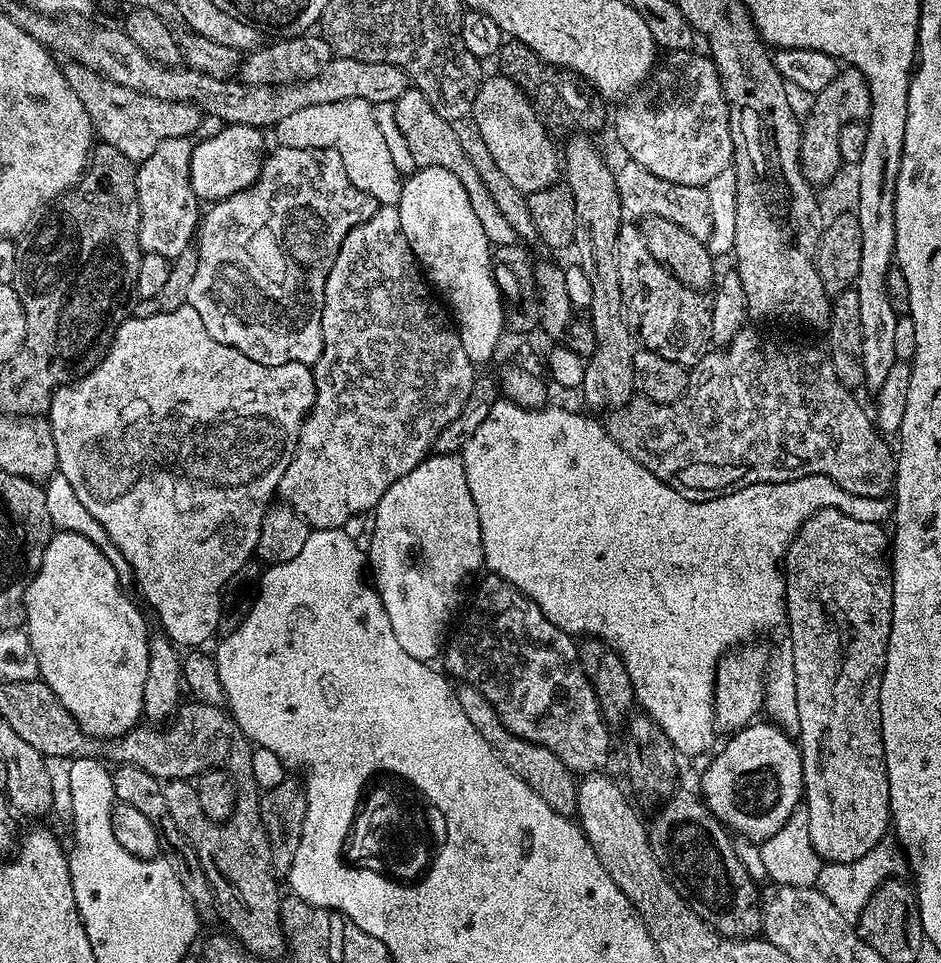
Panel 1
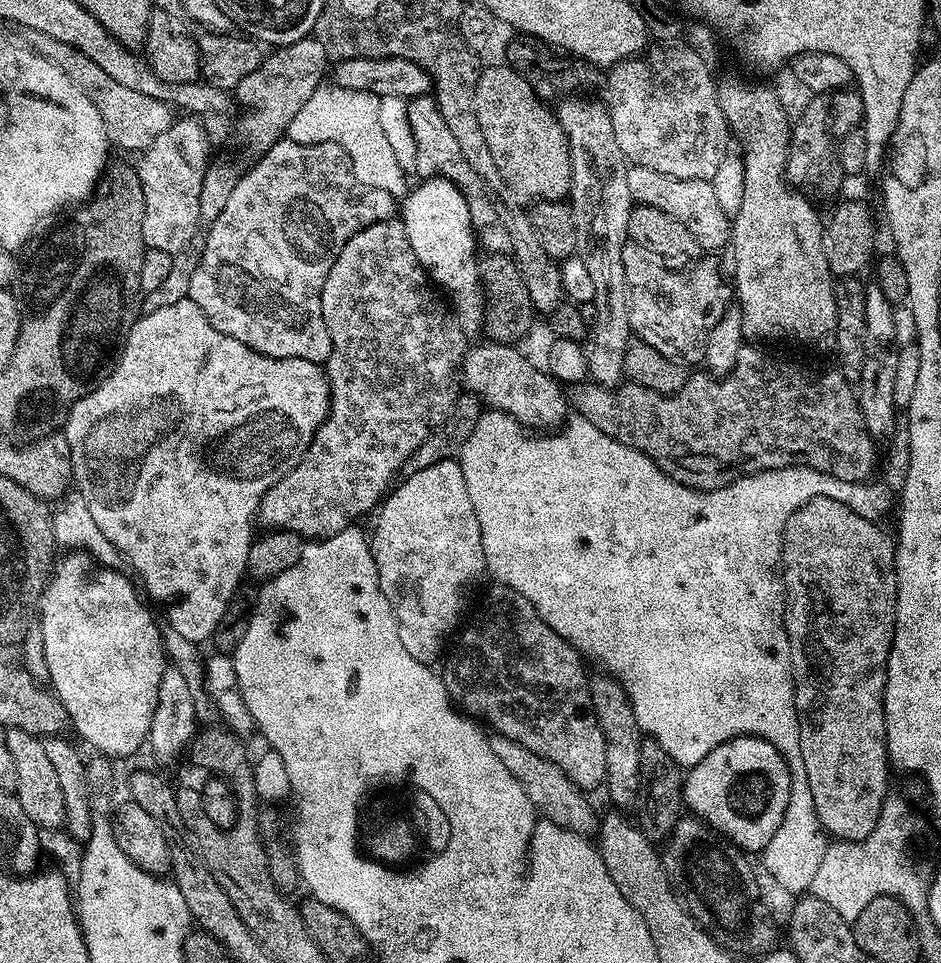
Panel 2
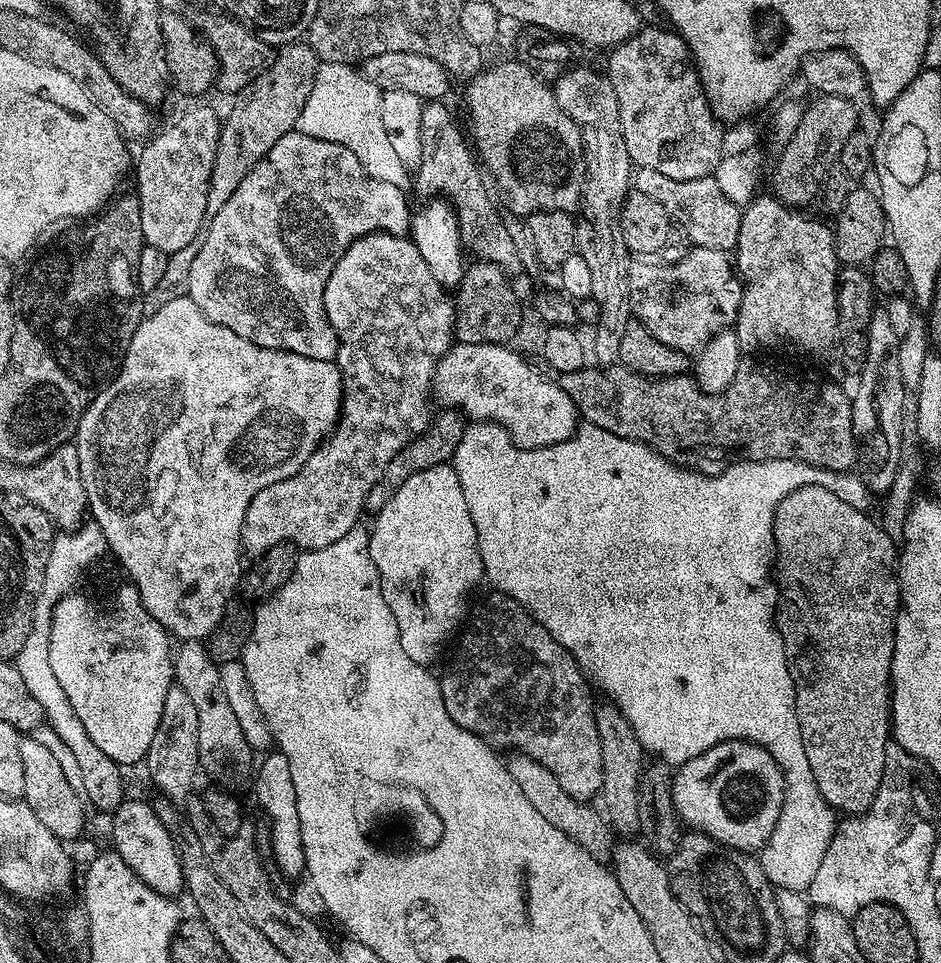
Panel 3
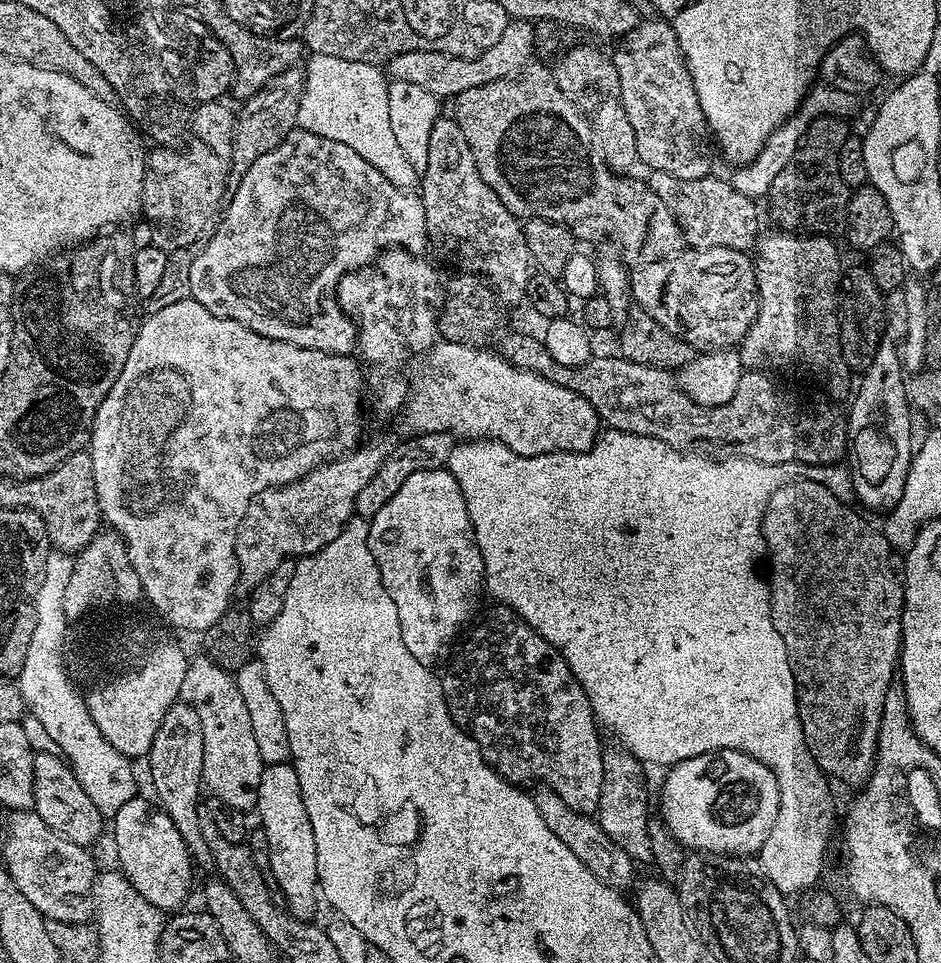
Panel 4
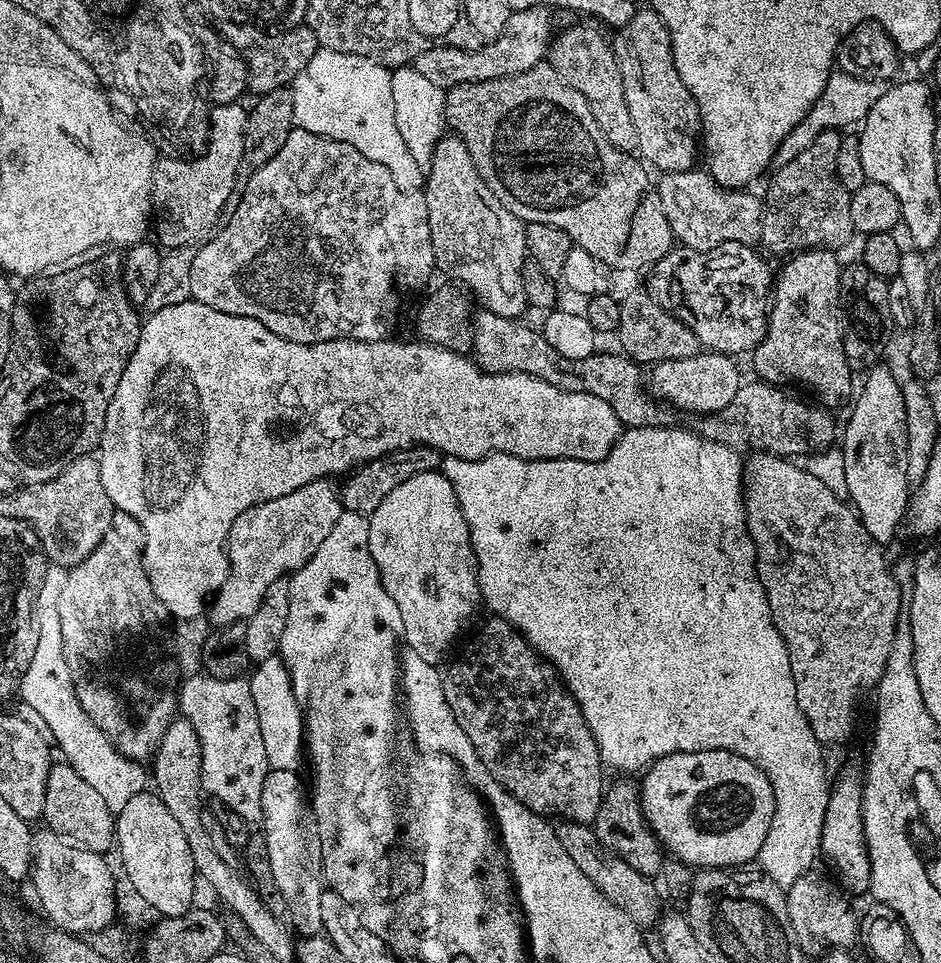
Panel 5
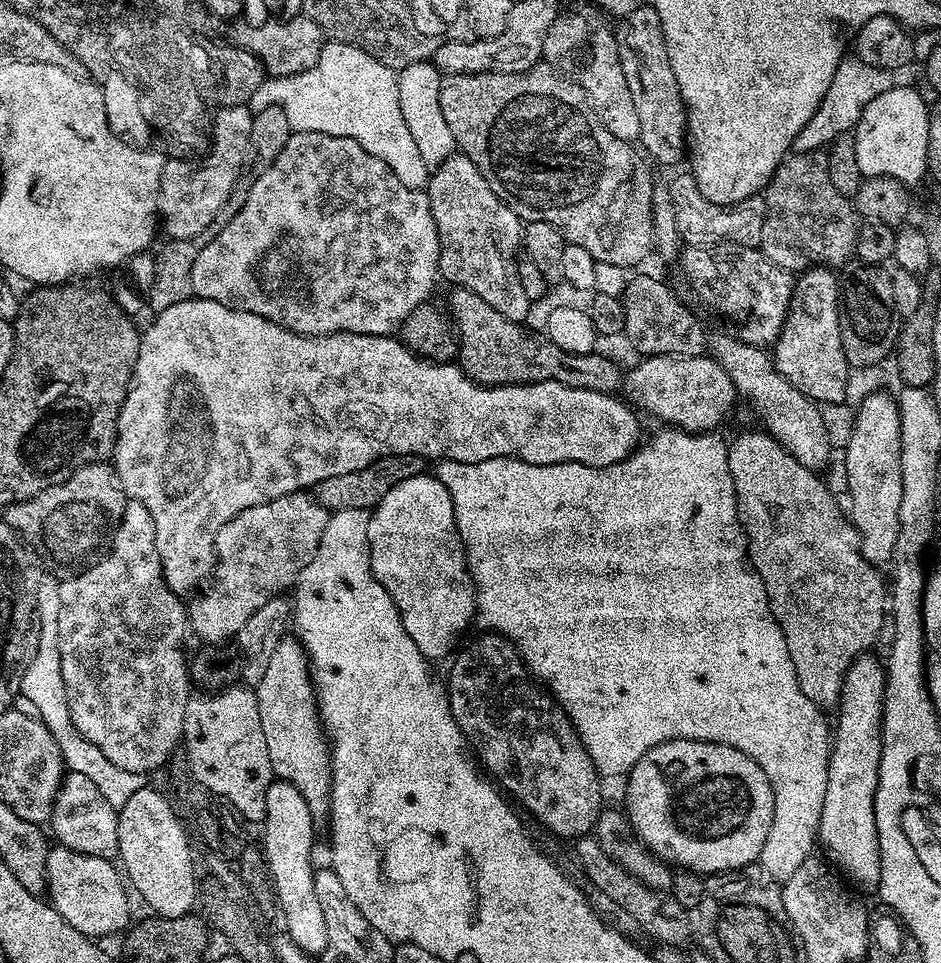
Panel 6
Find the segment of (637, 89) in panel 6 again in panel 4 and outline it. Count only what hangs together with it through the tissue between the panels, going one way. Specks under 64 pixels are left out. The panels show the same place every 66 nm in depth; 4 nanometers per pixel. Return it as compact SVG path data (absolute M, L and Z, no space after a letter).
M644 18L625 36L619 37L617 44L620 45L617 46L616 53L611 53L610 59L618 70L618 82L626 118L630 118L630 126L634 126L634 142L639 163L645 164L645 169L674 174L674 178L683 180L697 180L709 175L713 171L714 148L710 143L706 114L702 114L702 106L698 102L698 94L690 78L690 70L684 64L684 55L678 46L674 30L665 20Z

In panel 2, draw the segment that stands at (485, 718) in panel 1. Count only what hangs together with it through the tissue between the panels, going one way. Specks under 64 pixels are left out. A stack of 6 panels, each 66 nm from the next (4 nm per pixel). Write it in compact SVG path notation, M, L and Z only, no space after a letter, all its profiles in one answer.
M499 734L491 737L490 747L492 753L498 754L500 763L506 766L509 777L515 780L522 790L526 790L533 808L538 809L541 816L585 838L591 837L597 831L598 815L596 816L595 810L592 809L591 802L584 797L587 795L577 784L570 782L570 778L566 778L566 774L557 764L542 759L538 754L534 754L534 750L526 750L526 746Z

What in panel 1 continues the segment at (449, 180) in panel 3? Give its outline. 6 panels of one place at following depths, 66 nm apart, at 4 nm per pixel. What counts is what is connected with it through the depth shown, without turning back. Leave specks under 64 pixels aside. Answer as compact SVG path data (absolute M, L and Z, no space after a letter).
M410 86L394 101L392 109L394 118L398 122L398 130L402 130L402 138L406 138L406 146L410 146L410 154L414 154L414 162L417 166L421 168L442 166L450 170L450 174L454 174L458 182L462 182L466 194L470 194L470 206L474 209L478 223L482 225L482 230L486 230L488 243L493 246L517 243L518 237L514 226L506 222L502 210L498 210L494 198L490 198L490 190L486 190L482 178L478 178L478 170L474 170L470 158L466 158L466 153L462 151L462 145L454 135L454 130L450 130L450 126L442 122L442 118L434 110L434 106L430 106L428 99L417 88Z

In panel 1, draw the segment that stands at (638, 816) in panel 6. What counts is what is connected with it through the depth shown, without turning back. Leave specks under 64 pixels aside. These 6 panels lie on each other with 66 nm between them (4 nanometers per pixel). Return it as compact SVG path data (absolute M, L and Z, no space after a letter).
M753 722L746 728L727 737L728 745L713 758L700 780L699 795L721 824L733 833L741 832L755 842L769 840L801 807L804 795L804 767L797 741L789 736L778 724Z

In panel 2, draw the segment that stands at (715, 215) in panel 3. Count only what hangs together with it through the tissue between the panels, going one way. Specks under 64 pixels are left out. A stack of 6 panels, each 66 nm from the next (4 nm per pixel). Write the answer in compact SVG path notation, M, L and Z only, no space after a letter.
M632 164L628 169L626 186L630 186L630 194L637 205L654 206L670 218L678 218L686 230L700 243L701 249L720 248L730 240L730 216L722 210L718 197L714 194L714 186L710 180L683 180L670 174L658 174L658 170L650 170L641 164Z

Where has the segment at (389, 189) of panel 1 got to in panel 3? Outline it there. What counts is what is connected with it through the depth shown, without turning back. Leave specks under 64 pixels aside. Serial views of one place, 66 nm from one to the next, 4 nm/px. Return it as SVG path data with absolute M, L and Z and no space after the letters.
M321 63L314 78L314 86L310 90L310 98L306 98L306 106L302 106L302 114L298 114L295 131L310 134L310 138L322 138L326 142L338 142L346 146L362 162L364 175L378 178L378 182L390 182L390 186L407 189L410 184L410 169L402 166L402 158L394 151L394 142L390 142L390 134L386 134L386 126L382 126L382 90L374 86L364 77L363 71L350 64Z

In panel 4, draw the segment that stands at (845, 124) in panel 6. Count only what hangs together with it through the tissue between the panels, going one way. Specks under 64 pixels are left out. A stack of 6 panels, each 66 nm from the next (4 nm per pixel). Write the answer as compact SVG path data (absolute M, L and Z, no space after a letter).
M820 82L809 88L808 93L804 95L804 101L796 107L796 112L790 114L790 118L786 118L786 122L782 122L782 126L778 126L774 130L774 134L770 134L770 138L756 157L749 164L739 165L733 171L736 173L730 176L730 182L734 186L734 190L738 190L738 194L746 194L754 201L767 197L772 180L778 178L781 164L790 162L790 158L794 158L794 150L798 150L806 130L810 130L814 121L823 116L851 117L851 112L856 108L856 100L857 97L853 93L838 90L832 84Z

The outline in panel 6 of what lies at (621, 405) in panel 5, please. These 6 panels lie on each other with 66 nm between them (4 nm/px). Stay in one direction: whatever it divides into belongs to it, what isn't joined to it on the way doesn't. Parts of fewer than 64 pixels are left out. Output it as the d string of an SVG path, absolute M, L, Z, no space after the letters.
M456 286L446 308L458 337L458 367L476 384L537 384L549 380L609 394L621 387L621 373L612 372L611 362L599 356L599 351L570 354L562 346L554 346L547 335L527 332L519 323L502 318L471 287Z

